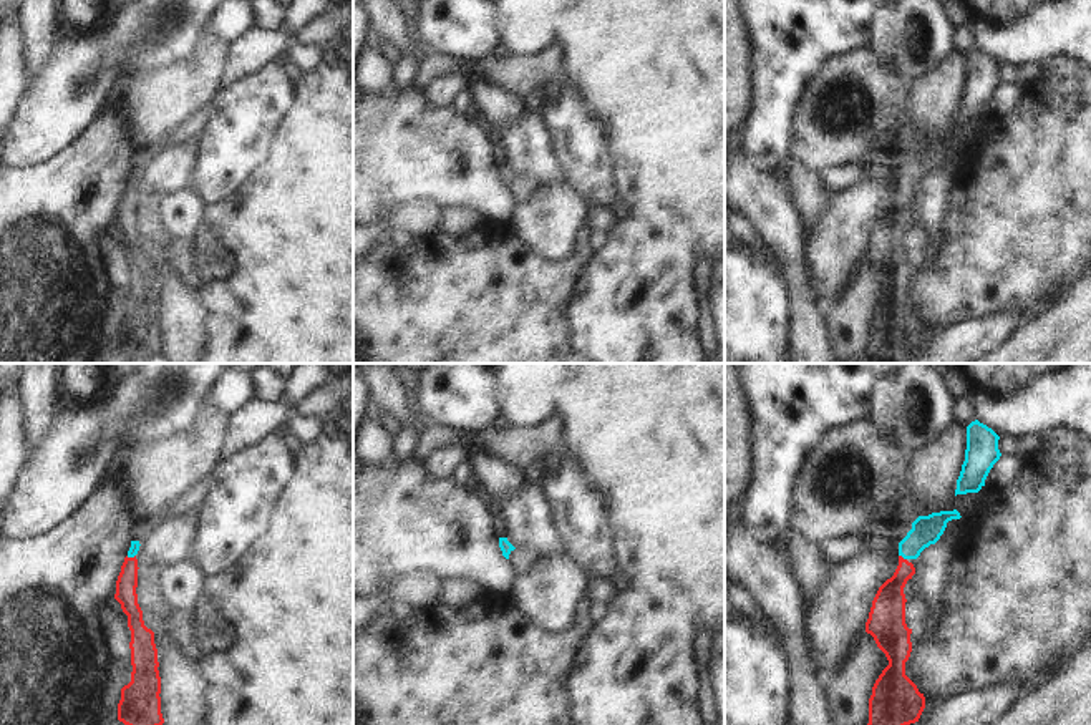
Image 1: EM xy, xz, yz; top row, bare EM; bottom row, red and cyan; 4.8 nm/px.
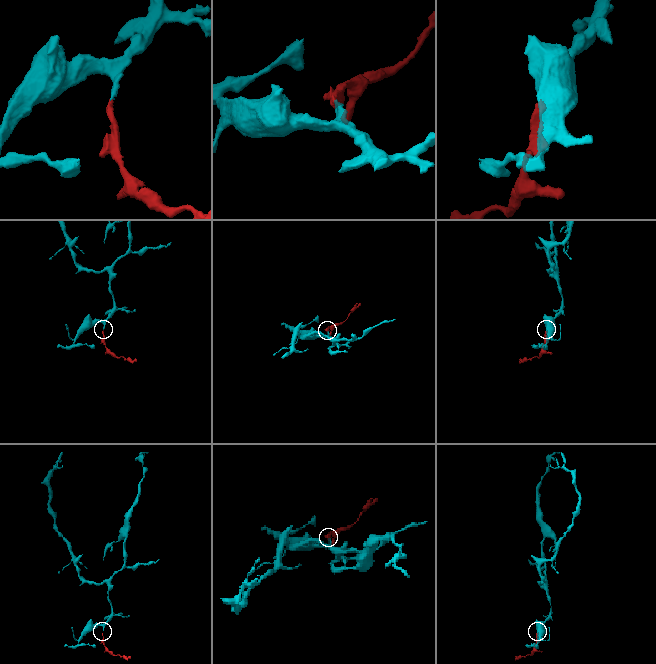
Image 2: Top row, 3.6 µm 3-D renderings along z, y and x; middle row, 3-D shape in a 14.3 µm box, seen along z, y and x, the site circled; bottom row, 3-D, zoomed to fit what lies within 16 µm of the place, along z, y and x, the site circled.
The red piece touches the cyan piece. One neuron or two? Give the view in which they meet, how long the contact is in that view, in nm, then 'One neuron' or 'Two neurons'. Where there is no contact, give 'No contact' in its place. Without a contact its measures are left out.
Touches red in yz. Shared border 50 nm. One neuron.

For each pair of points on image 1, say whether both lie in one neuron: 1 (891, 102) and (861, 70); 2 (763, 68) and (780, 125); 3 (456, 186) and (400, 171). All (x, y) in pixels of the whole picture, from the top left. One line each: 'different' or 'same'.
1: same
2: same
3: same

